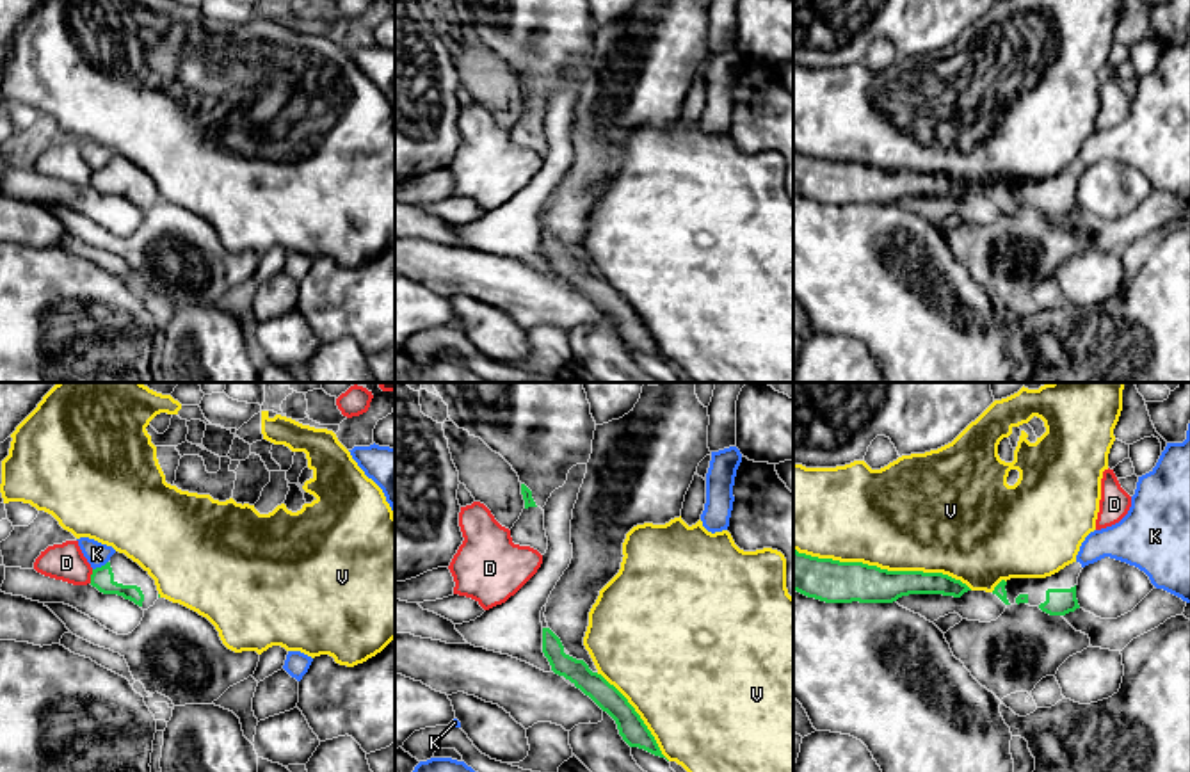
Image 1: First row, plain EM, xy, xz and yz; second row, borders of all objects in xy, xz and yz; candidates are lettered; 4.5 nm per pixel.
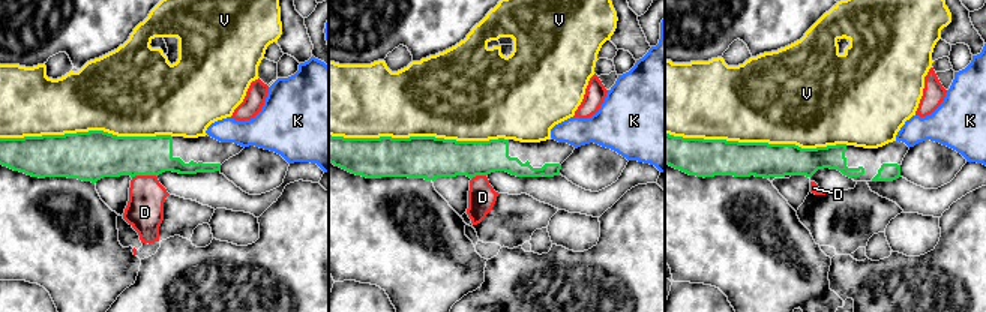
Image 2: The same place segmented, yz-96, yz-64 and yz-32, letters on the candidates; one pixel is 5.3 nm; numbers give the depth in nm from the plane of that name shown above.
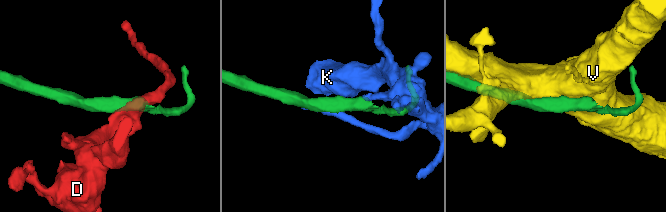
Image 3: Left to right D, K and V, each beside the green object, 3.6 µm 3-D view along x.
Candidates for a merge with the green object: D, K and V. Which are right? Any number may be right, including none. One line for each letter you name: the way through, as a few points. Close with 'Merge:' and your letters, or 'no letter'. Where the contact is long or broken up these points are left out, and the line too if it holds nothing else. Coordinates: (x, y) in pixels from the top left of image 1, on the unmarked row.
Merge: no letter

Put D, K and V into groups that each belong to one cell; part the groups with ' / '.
D / K / V

